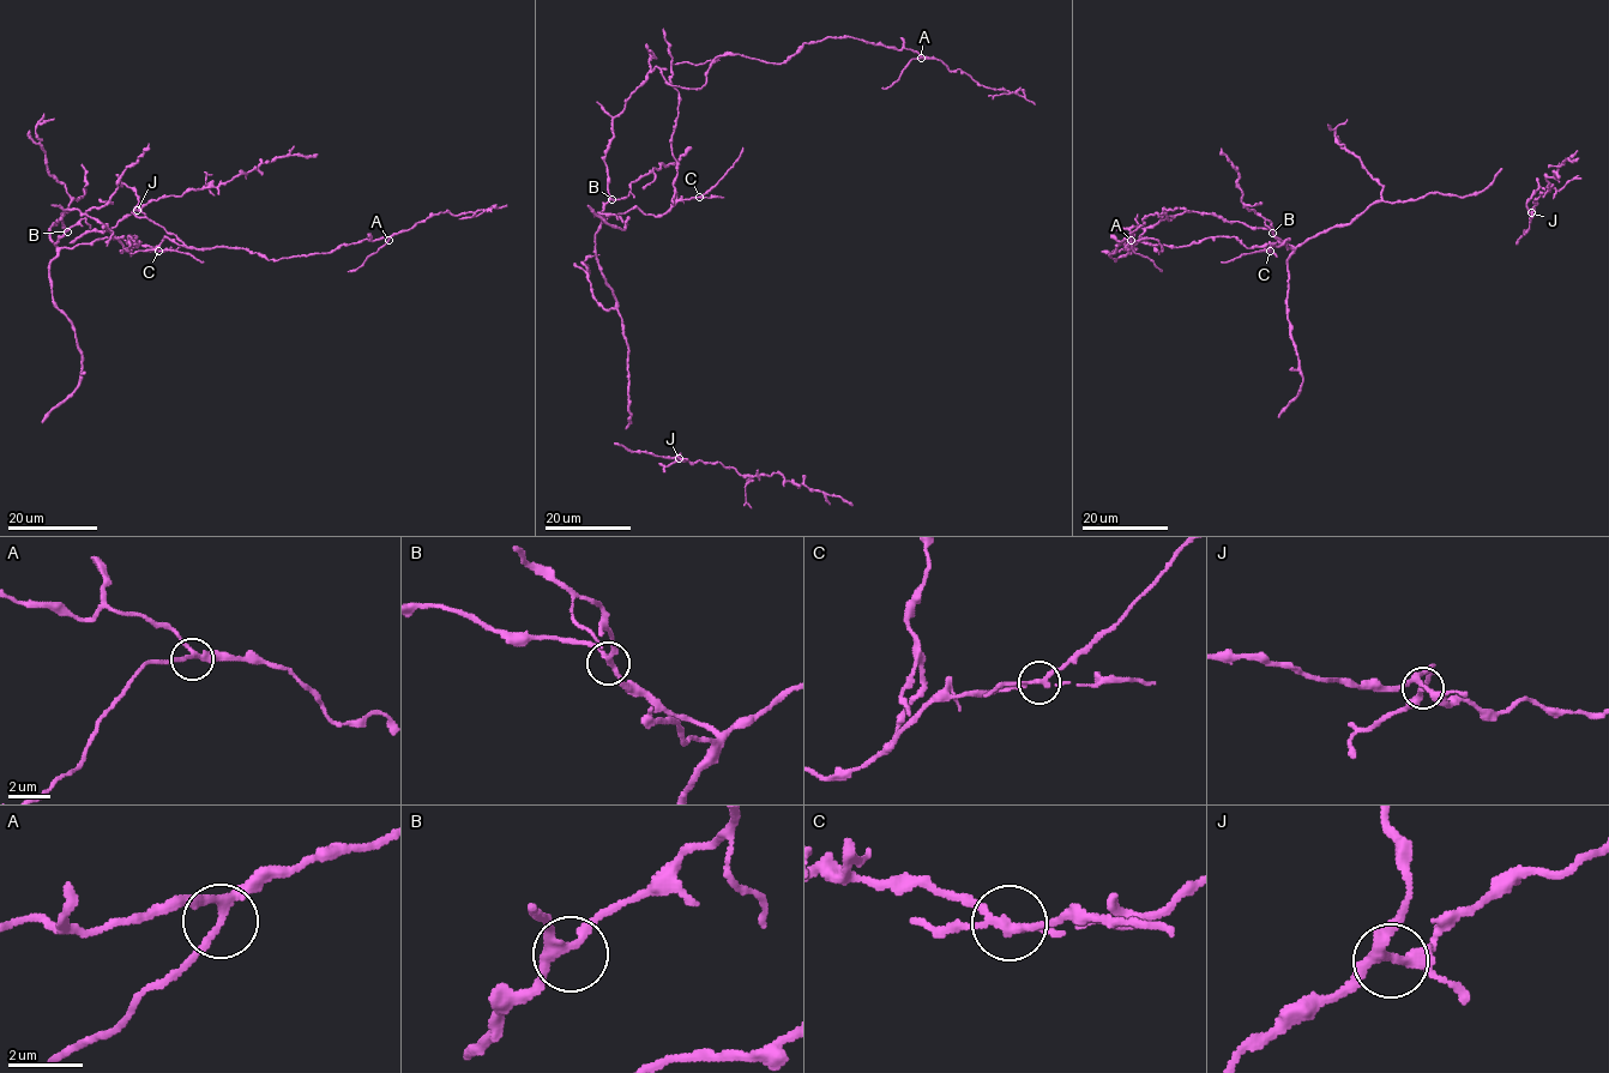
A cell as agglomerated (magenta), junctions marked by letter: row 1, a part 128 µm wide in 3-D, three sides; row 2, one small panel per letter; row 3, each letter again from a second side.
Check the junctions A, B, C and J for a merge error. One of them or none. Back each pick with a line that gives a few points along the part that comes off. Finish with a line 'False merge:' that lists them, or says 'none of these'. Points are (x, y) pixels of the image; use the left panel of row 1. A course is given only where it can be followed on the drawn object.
C: course (158, 251), (184, 245)
False merge: C

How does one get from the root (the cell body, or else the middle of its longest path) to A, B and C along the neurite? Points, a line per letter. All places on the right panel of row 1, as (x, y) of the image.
A: (1245, 223), (1185, 211), (1140, 236), (1159, 253), (1143, 239), (1109, 257), (1131, 240)
B: (1245, 223), (1272, 233)
C: (1245, 223), (1269, 229), (1294, 248), (1281, 243), (1288, 239), (1270, 251)

